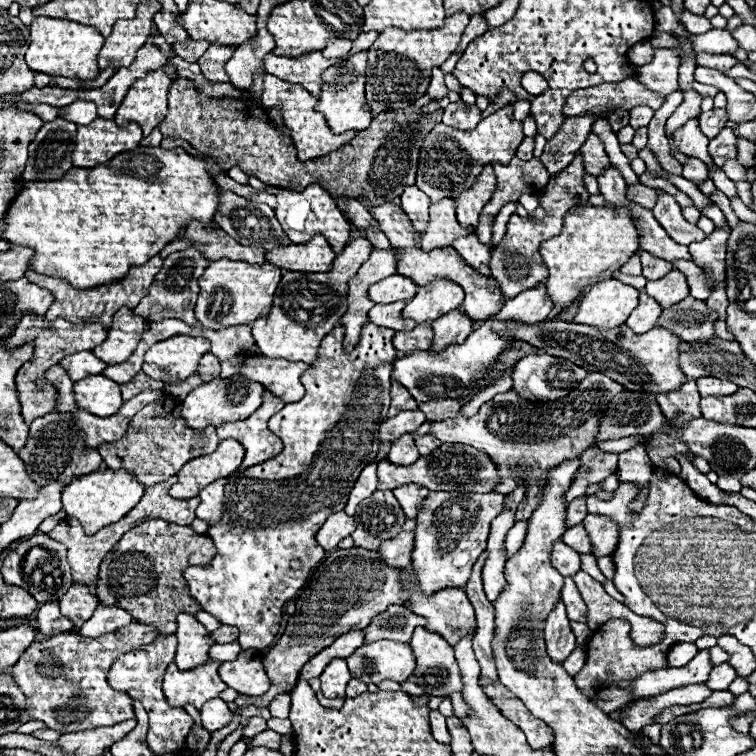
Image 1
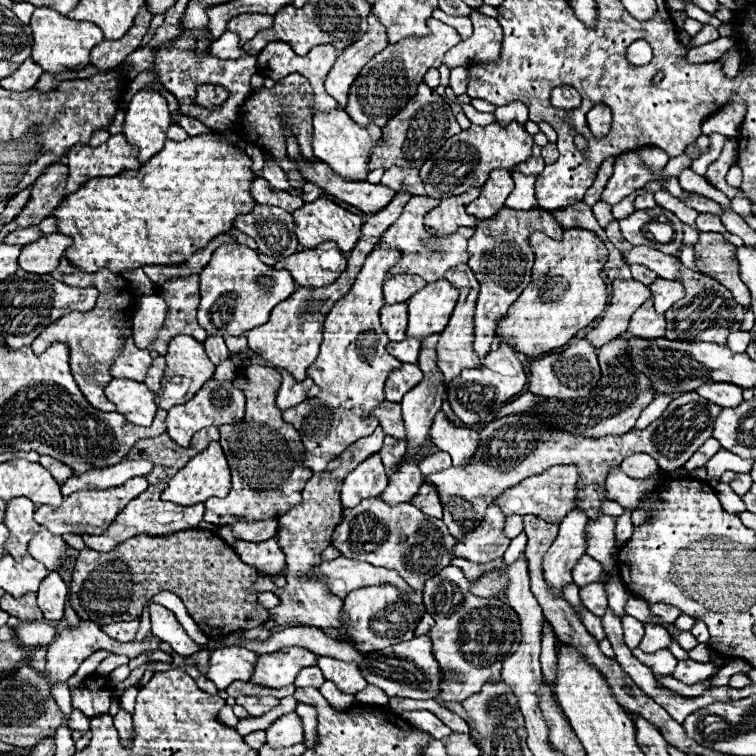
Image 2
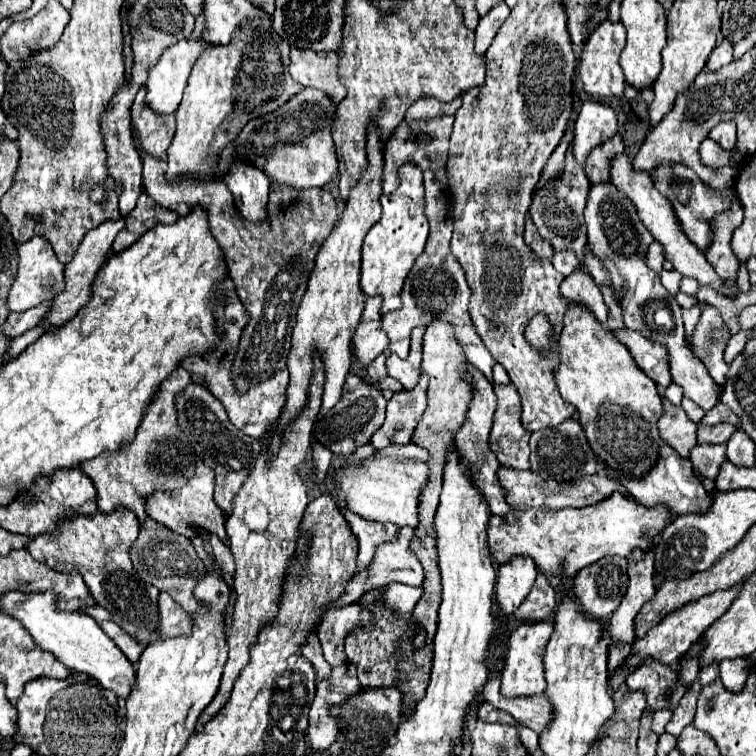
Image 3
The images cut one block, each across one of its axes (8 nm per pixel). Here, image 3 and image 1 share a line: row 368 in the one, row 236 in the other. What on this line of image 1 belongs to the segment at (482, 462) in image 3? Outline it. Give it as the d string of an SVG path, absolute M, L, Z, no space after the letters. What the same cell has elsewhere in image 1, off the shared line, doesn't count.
M472 234L472 236L460 236L454 240L452 244L458 254L476 270L480 270L484 276L490 276L490 270L488 270L488 262L490 262L490 246L488 244L482 244L478 242L478 236Z

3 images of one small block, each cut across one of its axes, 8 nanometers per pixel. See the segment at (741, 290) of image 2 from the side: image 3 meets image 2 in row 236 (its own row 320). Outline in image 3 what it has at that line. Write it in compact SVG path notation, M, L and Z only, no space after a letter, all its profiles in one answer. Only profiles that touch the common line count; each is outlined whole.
M706 306L690 338L690 350L704 364L708 374L718 386L726 382L728 364L724 360L724 350L728 340L730 332L722 320L720 310Z

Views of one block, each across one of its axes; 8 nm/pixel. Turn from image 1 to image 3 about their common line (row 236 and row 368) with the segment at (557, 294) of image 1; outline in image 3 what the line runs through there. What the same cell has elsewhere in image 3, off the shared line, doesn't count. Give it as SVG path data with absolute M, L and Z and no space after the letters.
M570 304L566 310L566 316L564 316L564 326L556 340L554 340L554 328L546 316L534 316L528 322L524 336L526 336L528 344L532 348L536 348L542 356L546 356L550 352L560 354L558 356L560 364L554 368L556 370L554 380L558 384L562 398L568 400L572 406L576 406L578 420L588 436L592 450L600 456L600 460L606 462L616 472L622 472L628 476L646 474L654 466L656 456L658 456L660 434L658 434L656 422L662 416L662 400L660 400L656 384L636 366L628 348L624 348L624 344L620 344L620 340L614 338L614 332L608 330L606 326L602 326L592 316L592 312L588 312L588 308L584 308L584 304Z

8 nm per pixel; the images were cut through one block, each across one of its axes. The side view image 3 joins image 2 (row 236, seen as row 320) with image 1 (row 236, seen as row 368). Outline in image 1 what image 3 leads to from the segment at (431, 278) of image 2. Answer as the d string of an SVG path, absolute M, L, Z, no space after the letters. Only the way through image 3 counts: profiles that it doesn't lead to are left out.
M514 156L508 166L492 164L492 168L496 172L498 184L496 184L496 190L494 190L490 202L484 206L484 210L480 214L480 224L476 228L476 236L484 244L492 242L492 222L504 204L518 200L522 194L538 192L550 180L546 166L538 158L524 162Z

